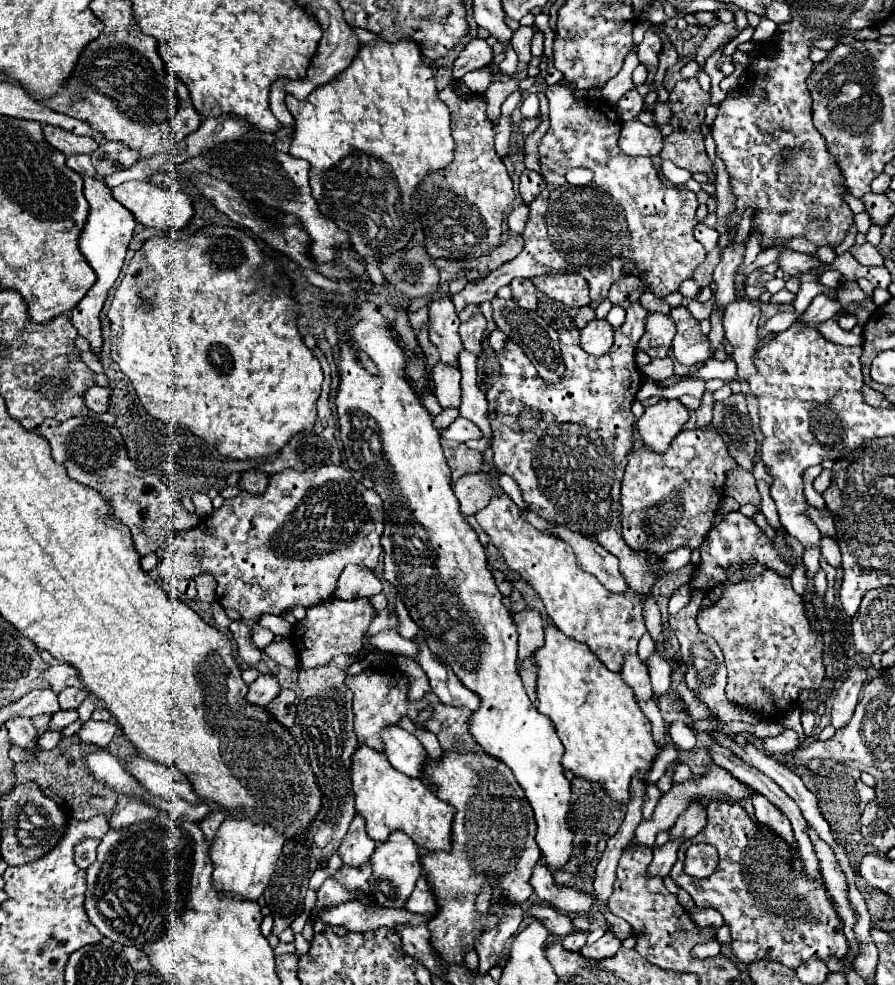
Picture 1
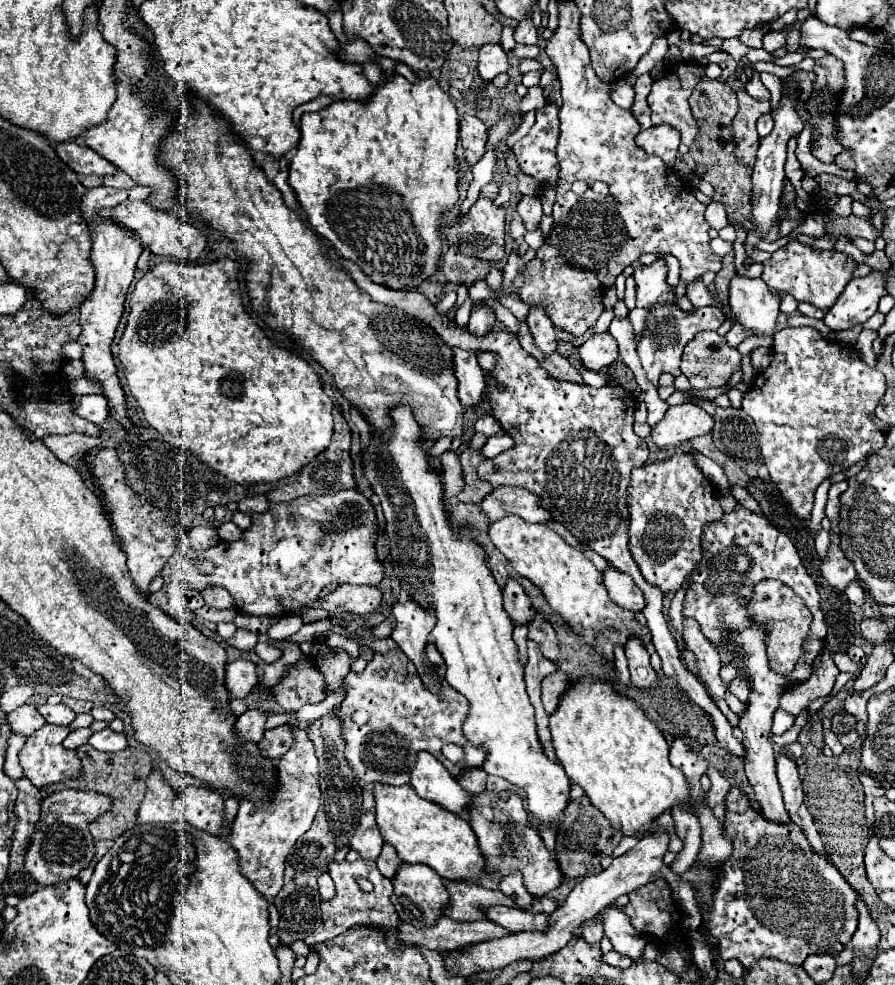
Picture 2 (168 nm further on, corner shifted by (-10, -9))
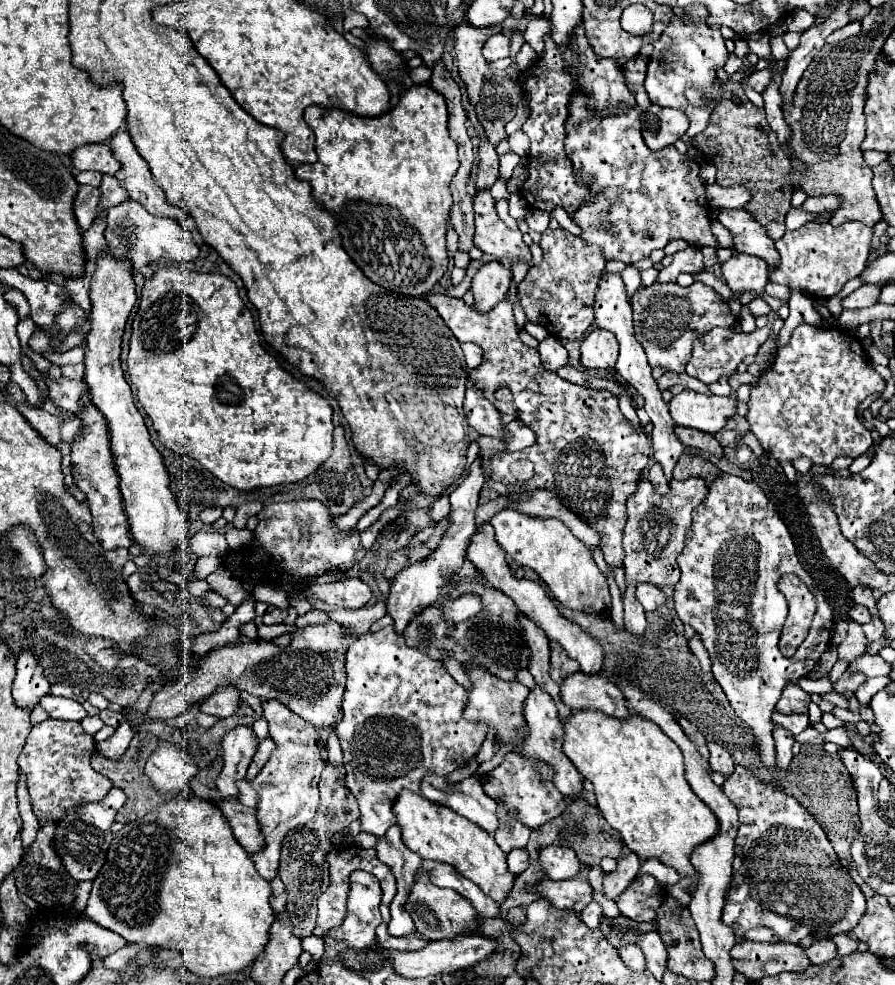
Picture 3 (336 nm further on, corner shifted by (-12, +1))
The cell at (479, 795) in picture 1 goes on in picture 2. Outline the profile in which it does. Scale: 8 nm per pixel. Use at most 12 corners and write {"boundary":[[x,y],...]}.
{"boundary":[[517,791],[475,793],[467,811],[483,873],[519,871],[533,897],[563,875]]}

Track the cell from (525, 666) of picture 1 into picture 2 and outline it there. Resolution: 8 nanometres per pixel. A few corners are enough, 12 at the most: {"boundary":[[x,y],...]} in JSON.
{"boundary":[[555,671],[541,681],[541,701],[551,715],[569,677]]}

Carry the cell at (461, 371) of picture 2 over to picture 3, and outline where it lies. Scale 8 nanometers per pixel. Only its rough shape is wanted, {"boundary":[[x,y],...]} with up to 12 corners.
{"boundary":[[469,381],[465,413],[469,425],[507,441],[501,413]]}

